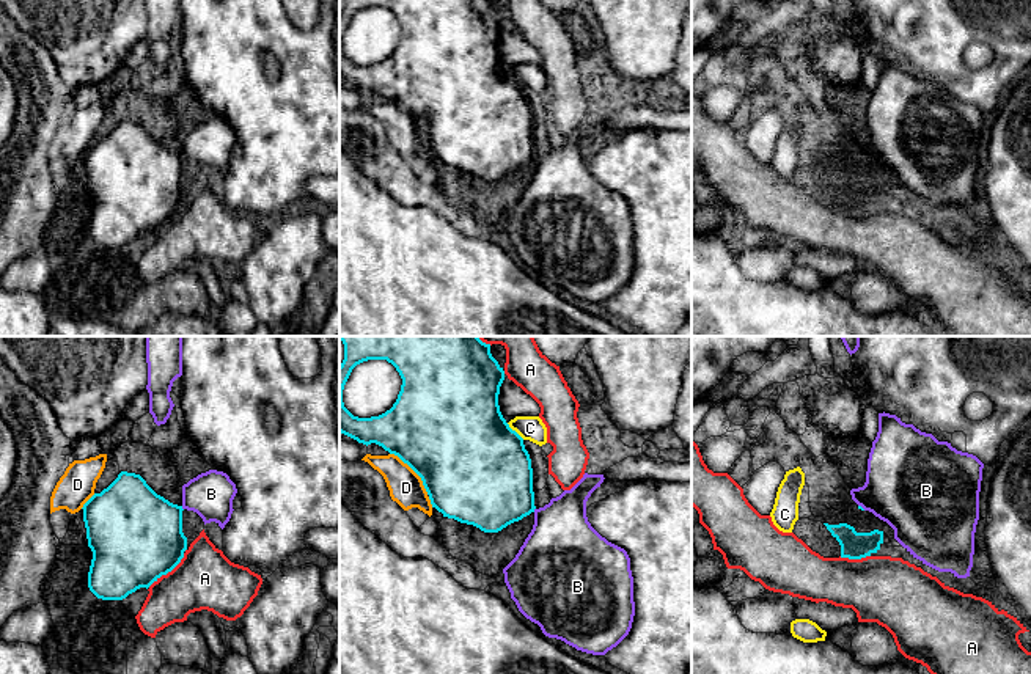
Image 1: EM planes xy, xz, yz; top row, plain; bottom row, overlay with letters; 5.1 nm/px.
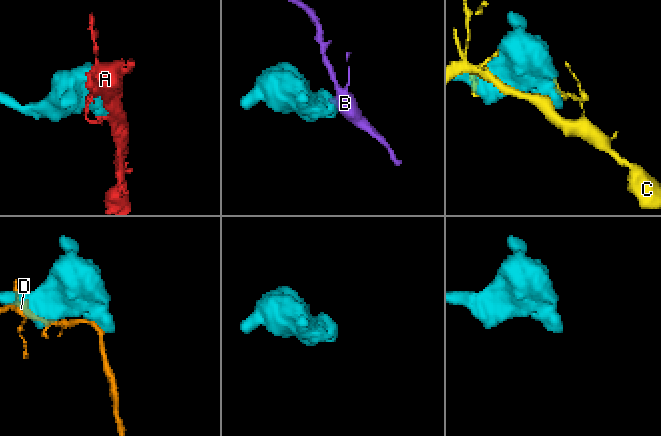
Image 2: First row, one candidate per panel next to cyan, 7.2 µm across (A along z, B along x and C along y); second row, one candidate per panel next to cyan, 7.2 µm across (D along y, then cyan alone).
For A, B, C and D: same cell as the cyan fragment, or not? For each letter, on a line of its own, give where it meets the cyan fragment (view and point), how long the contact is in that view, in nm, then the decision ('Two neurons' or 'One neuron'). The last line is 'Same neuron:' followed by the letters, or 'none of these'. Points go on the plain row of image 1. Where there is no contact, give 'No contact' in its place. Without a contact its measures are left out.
A: Touches cyan at xy (167, 220). Shared border 260 nm. Two neurons
B: Touches cyan at xy (181, 156). Shared border 30 nm. Two neurons
C: Touches cyan at xz (514, 79). Shared border 130 nm. Two neurons
D: Touches cyan at xz (414, 118). Shared border 300 nm. Two neurons
Same neuron: none of these

